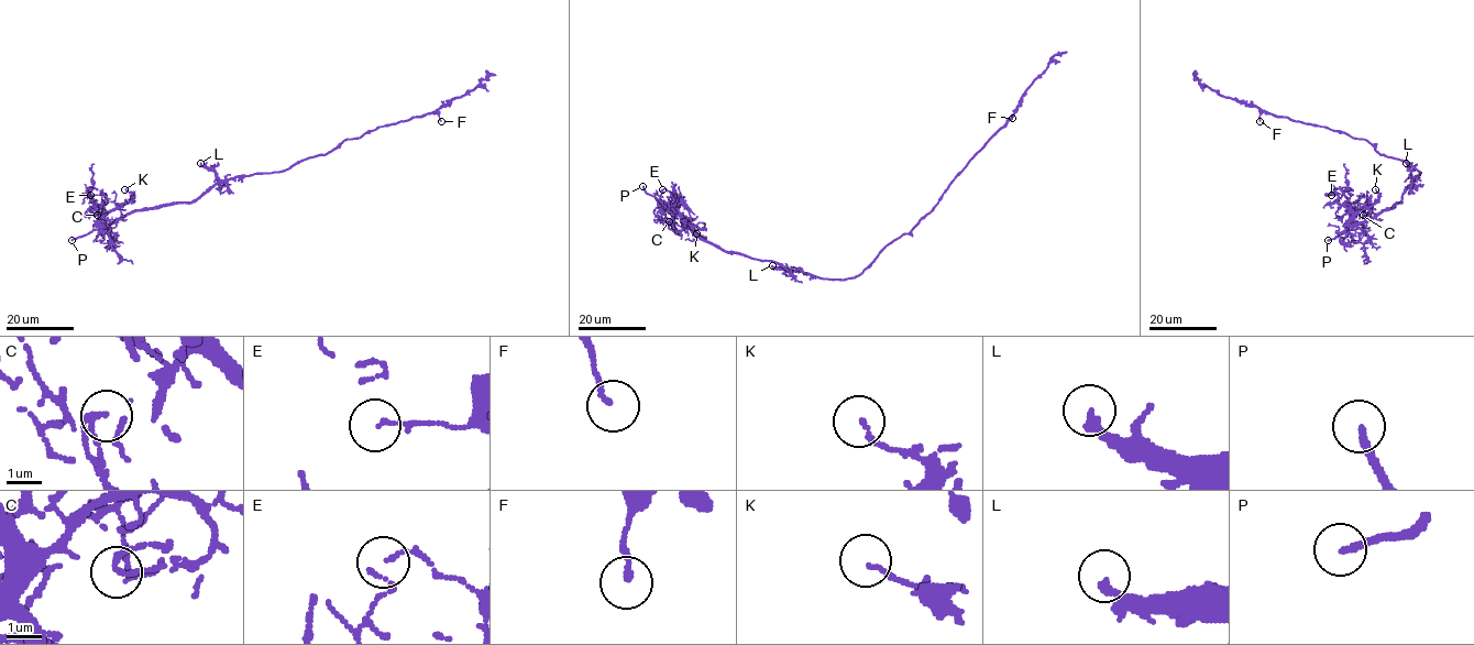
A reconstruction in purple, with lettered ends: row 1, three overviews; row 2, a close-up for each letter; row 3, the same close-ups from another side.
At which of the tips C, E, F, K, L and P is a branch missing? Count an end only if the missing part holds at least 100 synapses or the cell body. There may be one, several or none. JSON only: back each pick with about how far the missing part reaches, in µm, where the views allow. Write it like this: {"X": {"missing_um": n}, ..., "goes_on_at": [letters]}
{"P": {"missing_um": 40}, "goes_on_at": ["P"]}

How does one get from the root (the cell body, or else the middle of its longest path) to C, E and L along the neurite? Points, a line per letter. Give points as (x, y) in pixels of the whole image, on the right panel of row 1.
C: (1404, 161), (1420, 173), (1406, 187), (1401, 201), (1355, 225), (1353, 216), (1361, 208), (1372, 210), (1363, 215)
E: (1404, 161), (1419, 175), (1401, 203), (1372, 218), (1355, 225), (1331, 195)
L: (1404, 161), (1419, 175), (1411, 179), (1406, 163)

